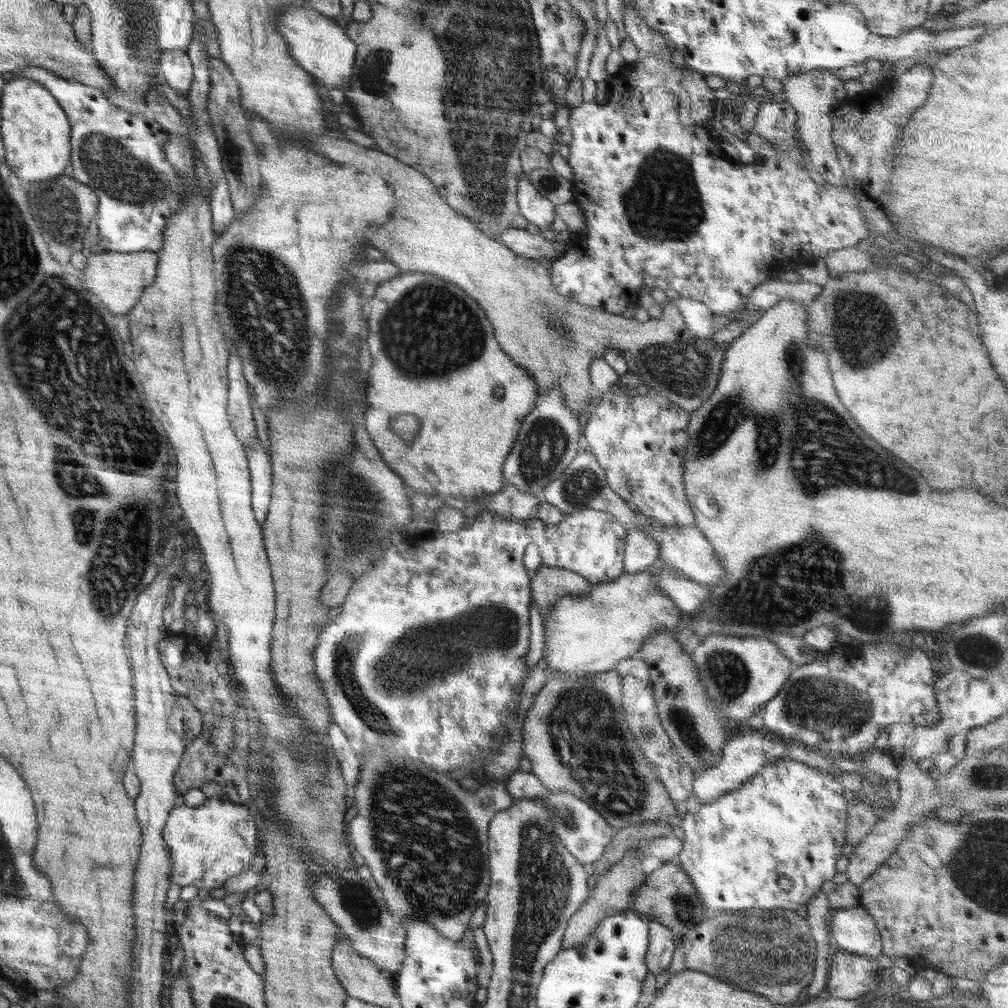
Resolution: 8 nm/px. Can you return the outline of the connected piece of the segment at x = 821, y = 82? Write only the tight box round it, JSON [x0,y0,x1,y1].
[782,70,846,185]

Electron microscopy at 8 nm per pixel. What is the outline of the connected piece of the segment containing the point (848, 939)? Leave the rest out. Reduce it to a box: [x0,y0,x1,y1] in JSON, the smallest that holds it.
[830,907,883,960]

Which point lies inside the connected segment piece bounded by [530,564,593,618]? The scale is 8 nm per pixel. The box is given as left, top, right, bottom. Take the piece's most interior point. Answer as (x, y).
(547, 584)

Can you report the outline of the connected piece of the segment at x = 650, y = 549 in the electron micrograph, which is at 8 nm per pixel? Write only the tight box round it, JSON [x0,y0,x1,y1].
[623,528,660,574]

